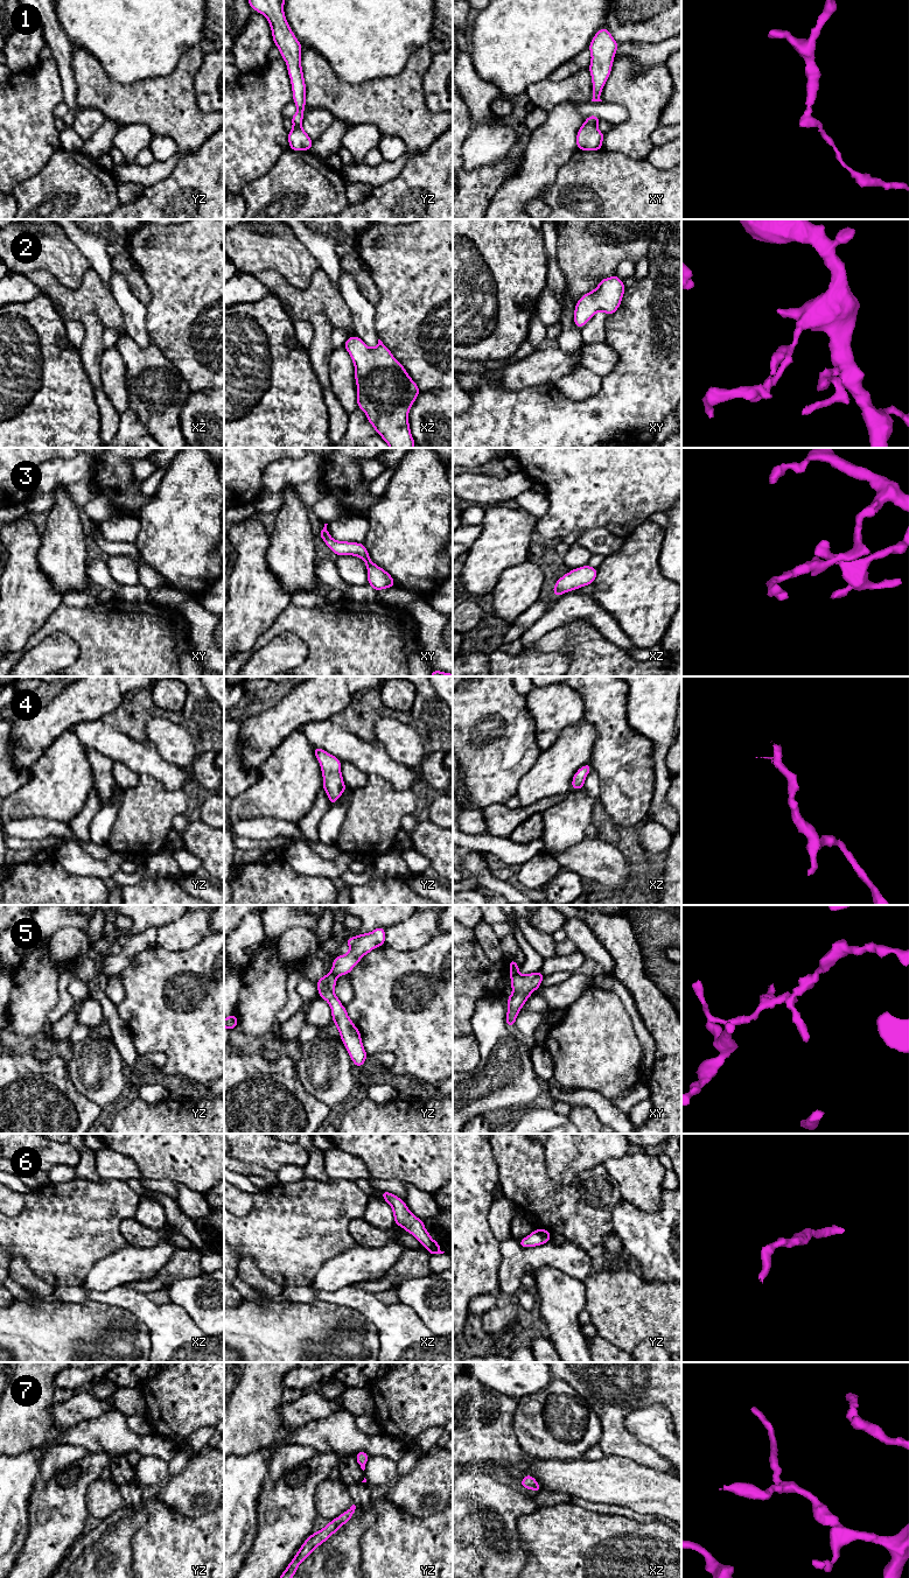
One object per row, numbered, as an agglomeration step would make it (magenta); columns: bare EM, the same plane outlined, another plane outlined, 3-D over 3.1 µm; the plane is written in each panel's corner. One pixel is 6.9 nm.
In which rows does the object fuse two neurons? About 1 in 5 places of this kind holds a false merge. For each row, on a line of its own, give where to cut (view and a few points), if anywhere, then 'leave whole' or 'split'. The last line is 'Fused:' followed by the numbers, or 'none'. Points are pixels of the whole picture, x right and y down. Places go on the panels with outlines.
1: no cut | leave whole
2: no cut | leave whole
3: no cut | leave whole
4: no cut | leave whole
5: xy (517, 972), (510, 976) | split
6: no cut | leave whole
7: no cut | leave whole
Fused: 5

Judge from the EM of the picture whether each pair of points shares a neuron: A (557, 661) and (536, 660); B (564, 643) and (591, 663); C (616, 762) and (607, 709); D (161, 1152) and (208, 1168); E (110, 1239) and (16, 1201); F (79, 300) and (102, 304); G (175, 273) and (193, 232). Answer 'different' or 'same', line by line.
A: same
B: same
C: same
D: same
E: different
F: same
G: same

